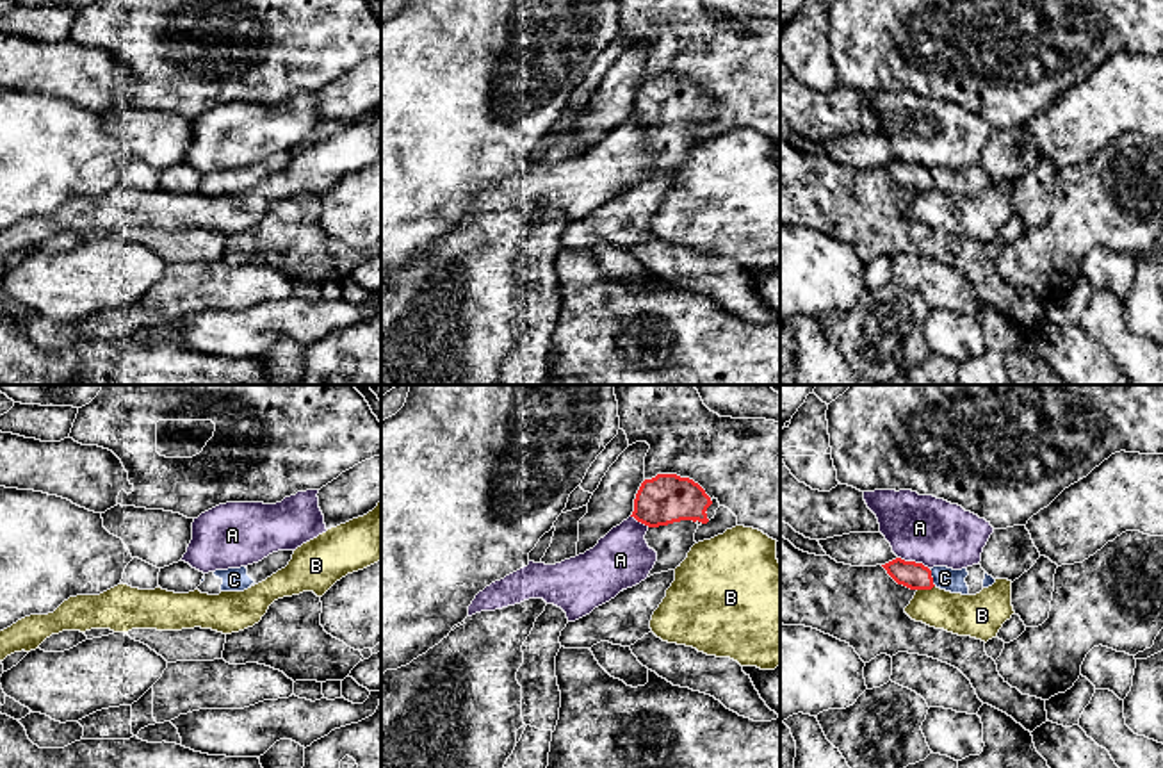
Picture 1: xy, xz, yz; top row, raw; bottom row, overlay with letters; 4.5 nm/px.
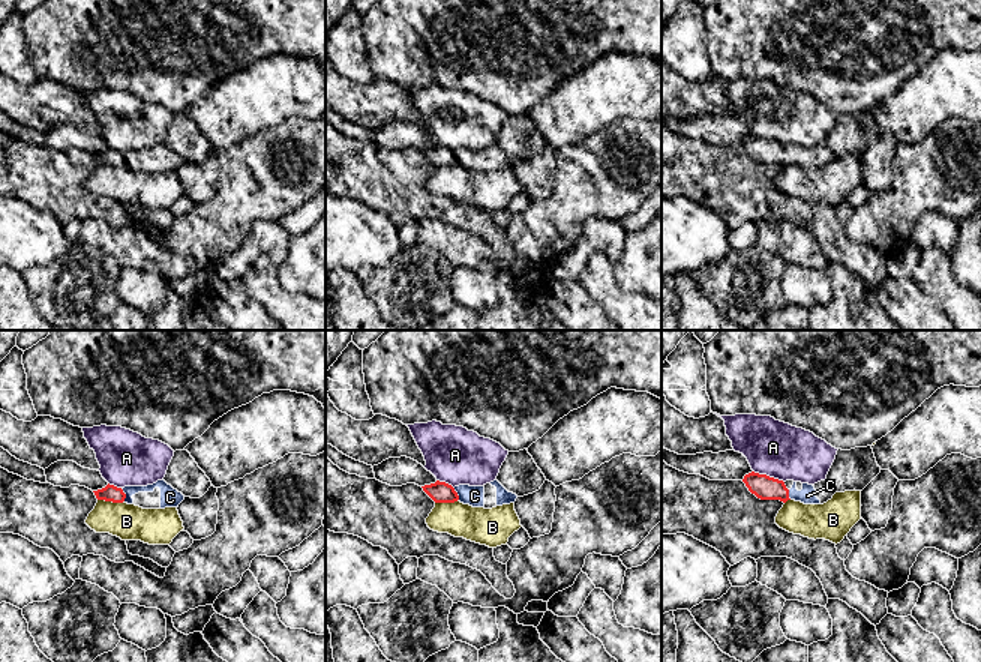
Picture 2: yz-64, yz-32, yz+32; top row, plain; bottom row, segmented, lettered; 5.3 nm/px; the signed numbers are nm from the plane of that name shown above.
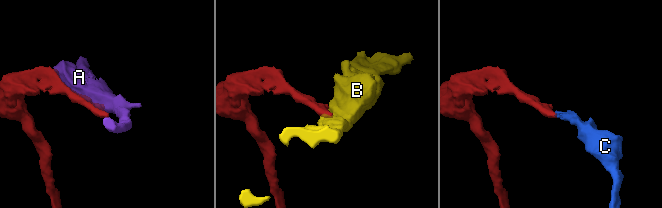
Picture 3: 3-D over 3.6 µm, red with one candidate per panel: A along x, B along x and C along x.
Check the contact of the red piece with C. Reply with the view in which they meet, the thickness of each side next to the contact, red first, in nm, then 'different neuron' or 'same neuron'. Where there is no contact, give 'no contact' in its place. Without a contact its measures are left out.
meets red in yz; 120 nm thick on the red side, 100 nm on the other; same neuron

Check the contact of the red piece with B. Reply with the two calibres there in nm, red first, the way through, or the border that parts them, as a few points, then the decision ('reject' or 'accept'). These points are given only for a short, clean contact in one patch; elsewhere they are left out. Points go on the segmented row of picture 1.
120 nm thick on the red side, 190 nm on the other; border along yz (934, 585), (918, 590); reject

